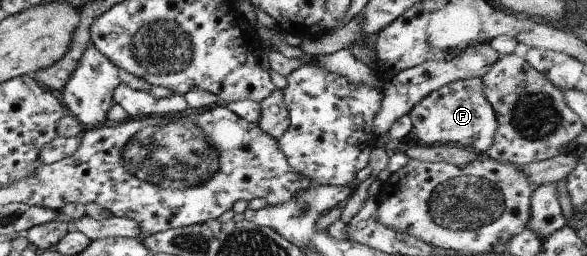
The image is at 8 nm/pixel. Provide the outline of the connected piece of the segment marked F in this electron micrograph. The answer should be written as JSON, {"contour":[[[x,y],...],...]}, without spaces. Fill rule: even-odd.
{"contour":[[[473,77],[457,80],[426,95],[408,113],[418,139],[423,144],[457,144],[474,150],[477,154],[486,154],[493,145],[497,118],[495,110],[483,93],[482,78]]]}

